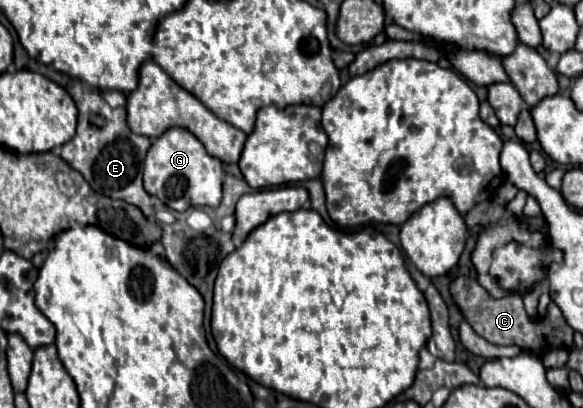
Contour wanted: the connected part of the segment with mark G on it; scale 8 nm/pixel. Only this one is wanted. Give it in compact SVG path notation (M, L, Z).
M168 128L158 136L144 160L144 188L168 208L182 212L190 206L218 206L222 198L222 162L210 156L202 142L186 128Z

